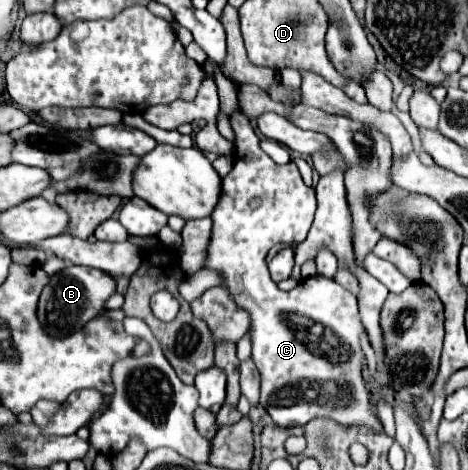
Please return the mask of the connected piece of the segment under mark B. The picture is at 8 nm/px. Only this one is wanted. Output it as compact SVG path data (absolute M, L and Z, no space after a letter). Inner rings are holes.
M73 265L55 273L49 285L43 289L39 299L39 321L51 337L69 337L79 331L87 321L91 321L105 305L105 301L115 293L117 279L109 273L93 267Z

